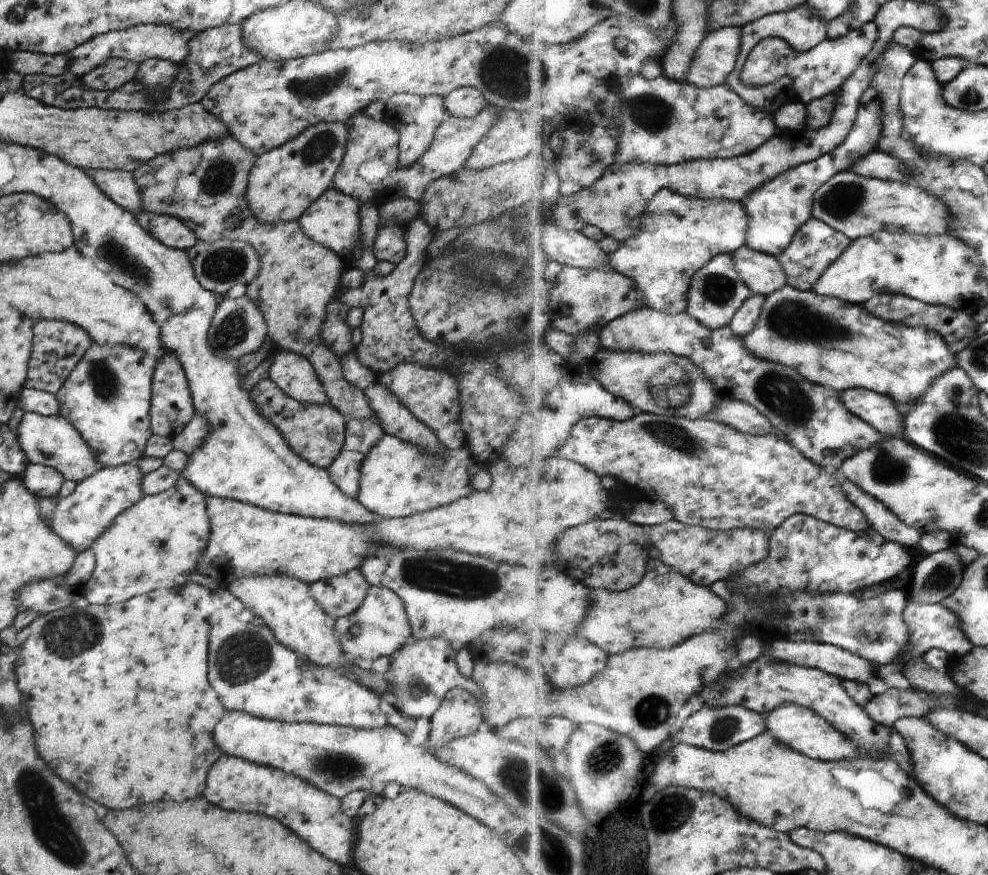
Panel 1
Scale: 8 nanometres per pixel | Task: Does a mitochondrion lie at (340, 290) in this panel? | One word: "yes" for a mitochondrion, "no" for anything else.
no

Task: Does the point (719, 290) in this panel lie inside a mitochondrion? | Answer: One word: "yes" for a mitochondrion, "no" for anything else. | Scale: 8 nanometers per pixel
yes

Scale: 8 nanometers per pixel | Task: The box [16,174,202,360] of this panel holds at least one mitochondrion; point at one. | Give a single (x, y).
(114, 253)

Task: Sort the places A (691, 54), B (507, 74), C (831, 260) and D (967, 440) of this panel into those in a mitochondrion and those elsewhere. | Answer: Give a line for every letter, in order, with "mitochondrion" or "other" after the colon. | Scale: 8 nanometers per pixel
A: other
B: mitochondrion
C: other
D: mitochondrion

